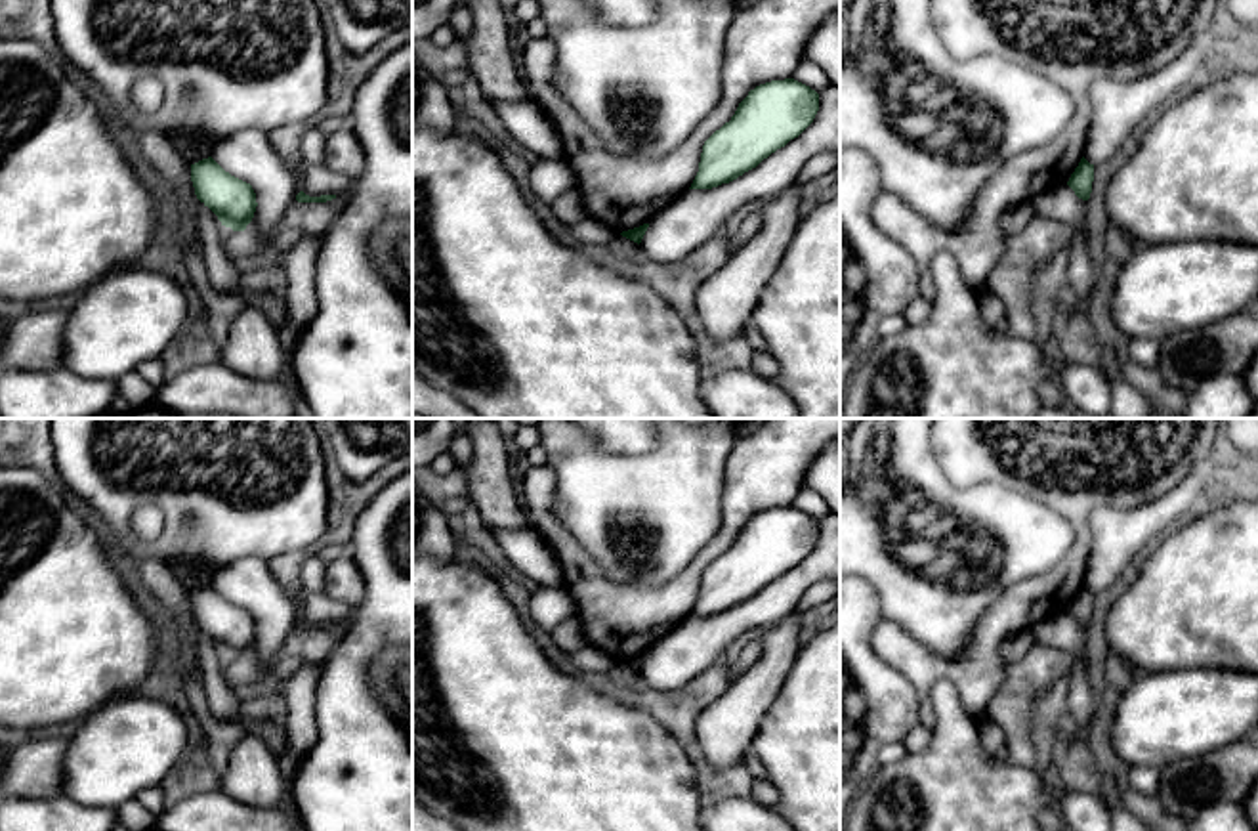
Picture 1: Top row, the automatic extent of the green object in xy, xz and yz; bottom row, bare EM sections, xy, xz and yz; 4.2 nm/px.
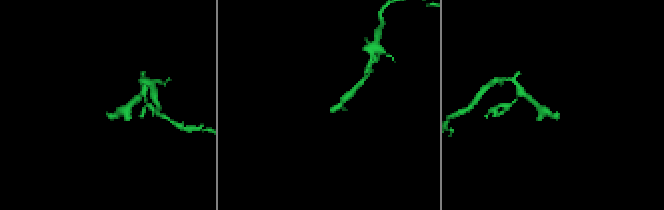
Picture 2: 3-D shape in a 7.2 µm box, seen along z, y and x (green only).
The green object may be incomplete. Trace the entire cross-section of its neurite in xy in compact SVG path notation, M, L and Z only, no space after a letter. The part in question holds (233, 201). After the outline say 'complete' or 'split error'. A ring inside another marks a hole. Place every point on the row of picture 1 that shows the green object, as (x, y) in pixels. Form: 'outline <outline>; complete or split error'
outline M212 157L191 164L197 199L208 206L221 225L244 231L256 212L256 193L250 183L225 172Z; complete

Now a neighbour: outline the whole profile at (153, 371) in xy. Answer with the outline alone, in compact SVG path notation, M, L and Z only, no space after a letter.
M160 357L143 361L136 373L145 378L153 388L158 388L164 382L164 367Z

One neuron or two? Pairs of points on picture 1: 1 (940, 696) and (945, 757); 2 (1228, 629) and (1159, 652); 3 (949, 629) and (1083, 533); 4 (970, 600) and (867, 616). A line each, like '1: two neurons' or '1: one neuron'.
1: one neuron
2: one neuron
3: two neurons
4: two neurons

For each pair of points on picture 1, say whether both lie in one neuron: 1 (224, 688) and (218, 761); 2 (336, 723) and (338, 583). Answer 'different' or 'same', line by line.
1: different
2: different

